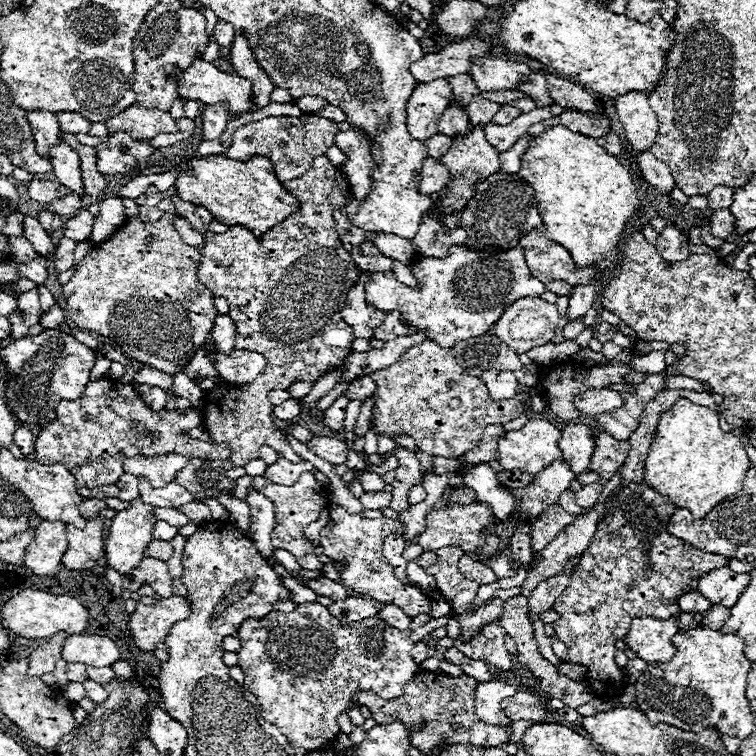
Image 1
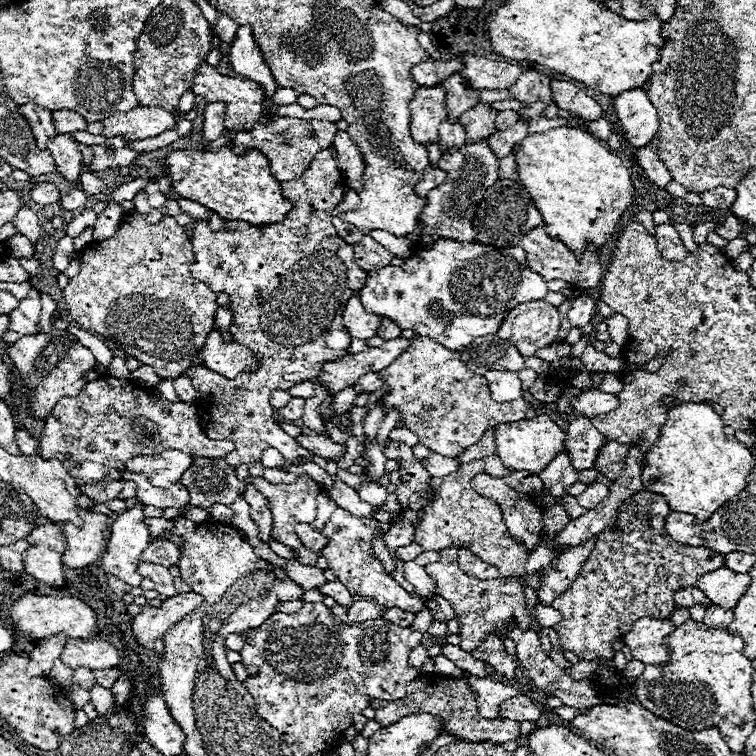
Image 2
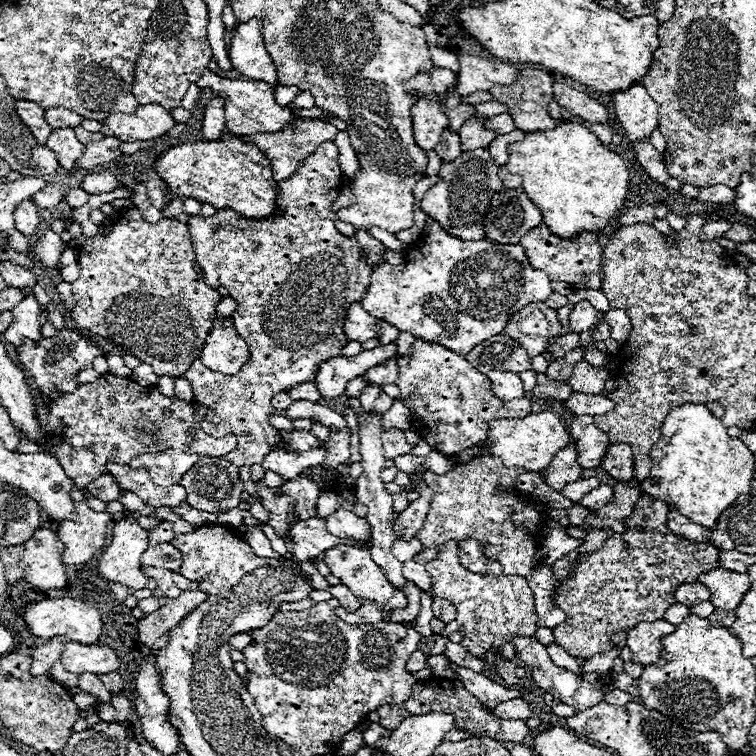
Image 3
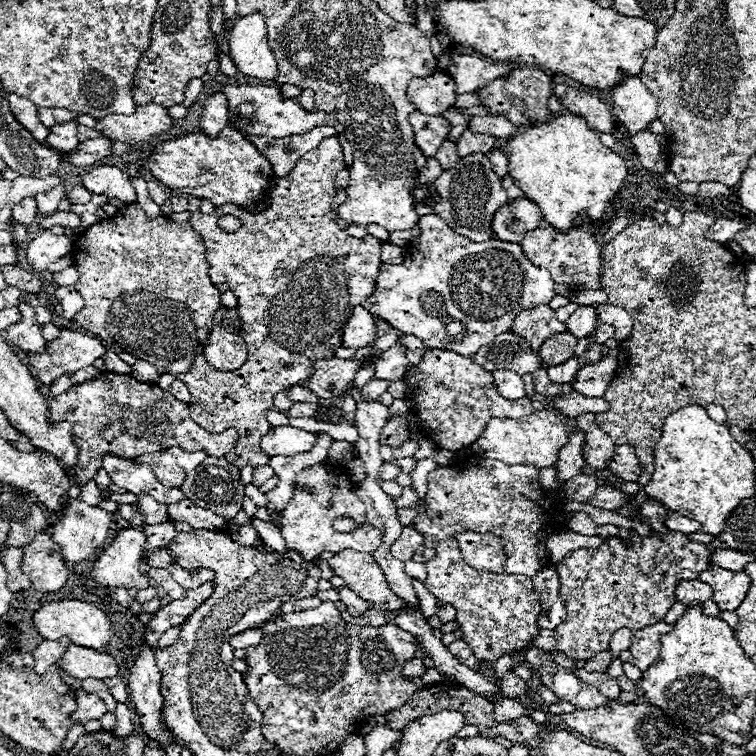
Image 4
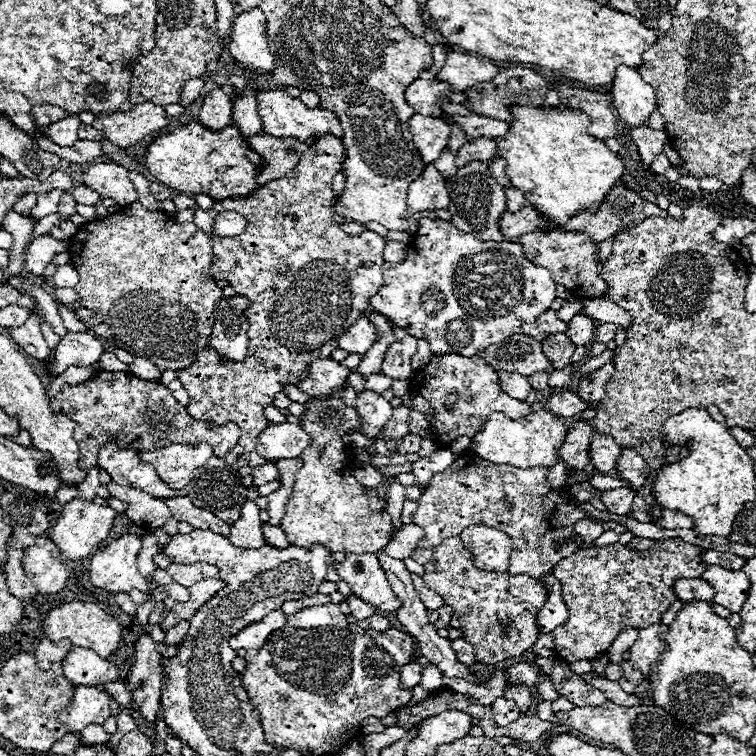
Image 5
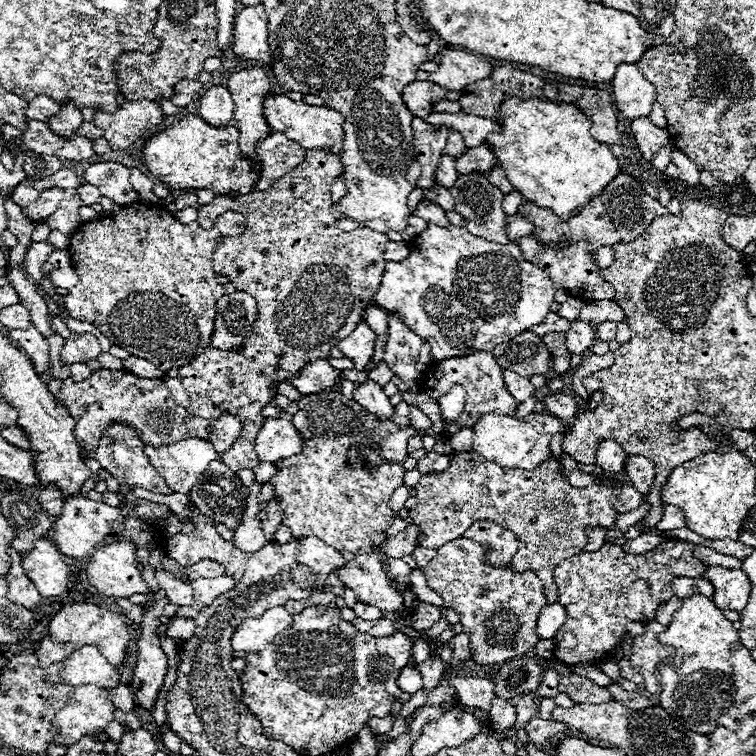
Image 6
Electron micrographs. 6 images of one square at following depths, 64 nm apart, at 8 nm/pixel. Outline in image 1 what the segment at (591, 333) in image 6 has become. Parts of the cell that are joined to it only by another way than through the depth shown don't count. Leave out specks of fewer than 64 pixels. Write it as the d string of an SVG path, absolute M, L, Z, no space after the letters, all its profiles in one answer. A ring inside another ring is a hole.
M566 126L548 128L544 134L530 140L522 156L520 176L536 190L534 196L542 224L546 226L546 236L568 248L570 256L576 260L576 268L596 268L590 284L578 284L570 294L568 318L584 318L602 290L604 276L618 264L618 246L624 228L638 206L636 186L626 168L594 138L572 132Z

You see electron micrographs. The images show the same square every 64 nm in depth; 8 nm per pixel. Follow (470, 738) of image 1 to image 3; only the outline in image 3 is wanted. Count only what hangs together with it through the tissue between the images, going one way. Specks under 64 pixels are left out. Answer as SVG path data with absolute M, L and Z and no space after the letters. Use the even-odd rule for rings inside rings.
M430 676L424 682L418 682L412 686L412 696L404 702L404 704L384 704L378 710L380 716L380 724L388 730L394 730L398 726L398 722L402 722L404 718L412 716L412 714L422 714L422 712L444 712L444 714L454 714L454 726L456 730L468 730L470 736L488 736L500 742L522 742L524 736L530 732L524 720L502 720L496 718L494 714L488 714L482 704L476 700L476 696L472 696L460 680L446 680L440 676Z

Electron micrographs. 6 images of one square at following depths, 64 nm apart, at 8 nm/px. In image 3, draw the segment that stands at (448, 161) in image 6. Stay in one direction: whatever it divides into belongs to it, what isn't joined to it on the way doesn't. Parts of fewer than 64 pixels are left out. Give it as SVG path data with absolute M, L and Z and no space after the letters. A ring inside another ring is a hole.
M446 128L442 132L442 140L440 144L436 146L436 152L442 160L454 160L460 156L462 148L460 148L460 134L458 132L452 132L450 128Z

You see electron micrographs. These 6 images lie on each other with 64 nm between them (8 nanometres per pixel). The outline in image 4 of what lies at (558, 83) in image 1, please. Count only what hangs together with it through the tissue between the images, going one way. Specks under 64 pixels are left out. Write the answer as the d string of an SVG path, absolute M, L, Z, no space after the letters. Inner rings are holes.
M556 84L554 86L554 96L560 100L560 104L570 110L572 114L584 116L590 128L600 130L600 132L612 132L614 130L614 120L608 110L608 106L598 98L588 92L580 92L572 86Z

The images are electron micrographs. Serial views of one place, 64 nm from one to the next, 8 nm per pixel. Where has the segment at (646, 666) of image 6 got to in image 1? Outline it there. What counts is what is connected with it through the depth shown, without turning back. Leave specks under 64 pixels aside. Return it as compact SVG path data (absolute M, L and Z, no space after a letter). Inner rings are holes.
M672 616L668 620L636 618L632 620L624 642L630 650L636 652L638 658L648 664L668 662L676 652L676 646L672 644L672 636L676 636L676 632L680 632L678 616Z

